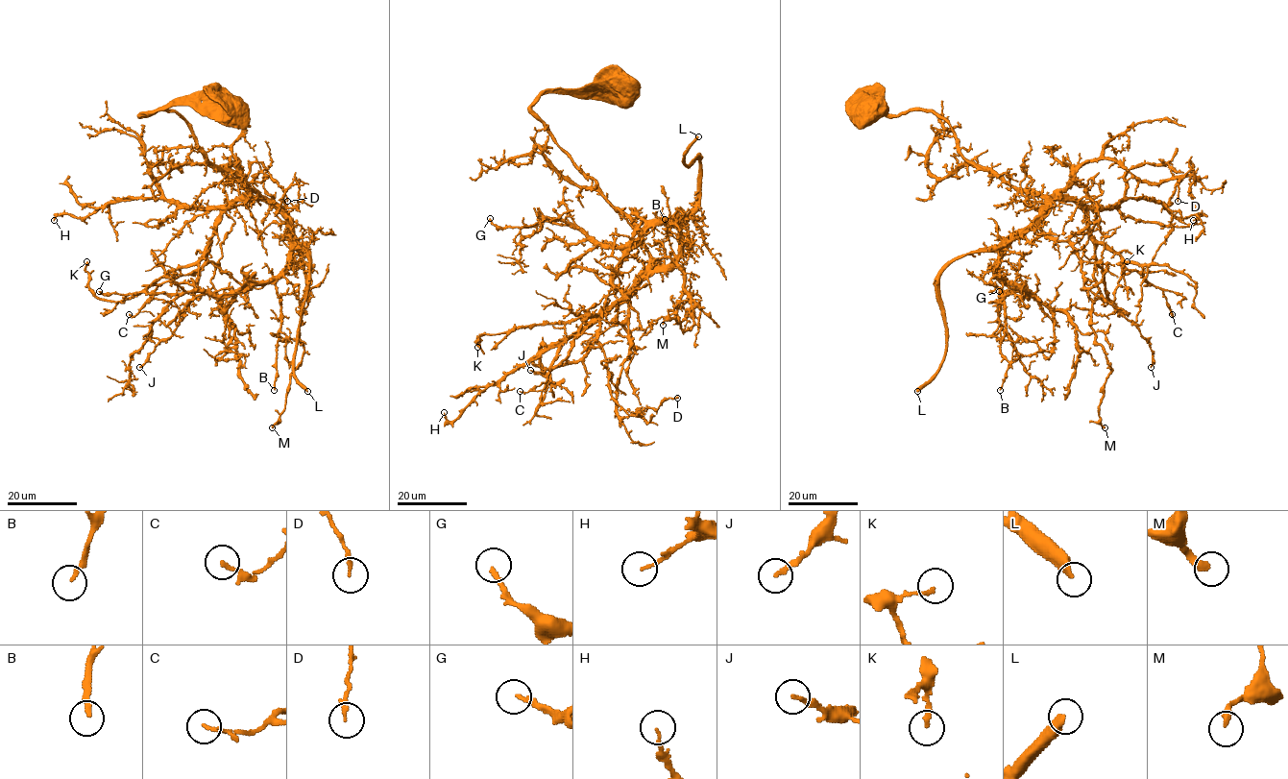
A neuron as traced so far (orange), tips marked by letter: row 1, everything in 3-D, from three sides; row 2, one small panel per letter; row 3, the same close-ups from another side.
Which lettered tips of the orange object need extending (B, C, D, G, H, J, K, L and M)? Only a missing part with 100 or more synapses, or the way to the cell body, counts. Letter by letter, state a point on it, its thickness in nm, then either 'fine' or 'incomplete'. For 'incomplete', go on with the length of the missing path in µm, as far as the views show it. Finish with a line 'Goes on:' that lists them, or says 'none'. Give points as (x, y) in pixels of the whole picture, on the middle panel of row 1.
B: at (665, 219); 200 nm thick; fine
C: at (520, 391); 140 nm thick; fine
D: at (677, 398); 150 nm thick; fine
G: at (490, 218); 170 nm thick; fine
H: at (444, 412); 120 nm thick; fine
J: at (530, 370); 170 nm thick; fine
K: at (477, 347); 160 nm thick; fine
L: at (698, 136); 420 nm thick; fine
M: at (663, 325); 300 nm thick; fine
Goes on: none

